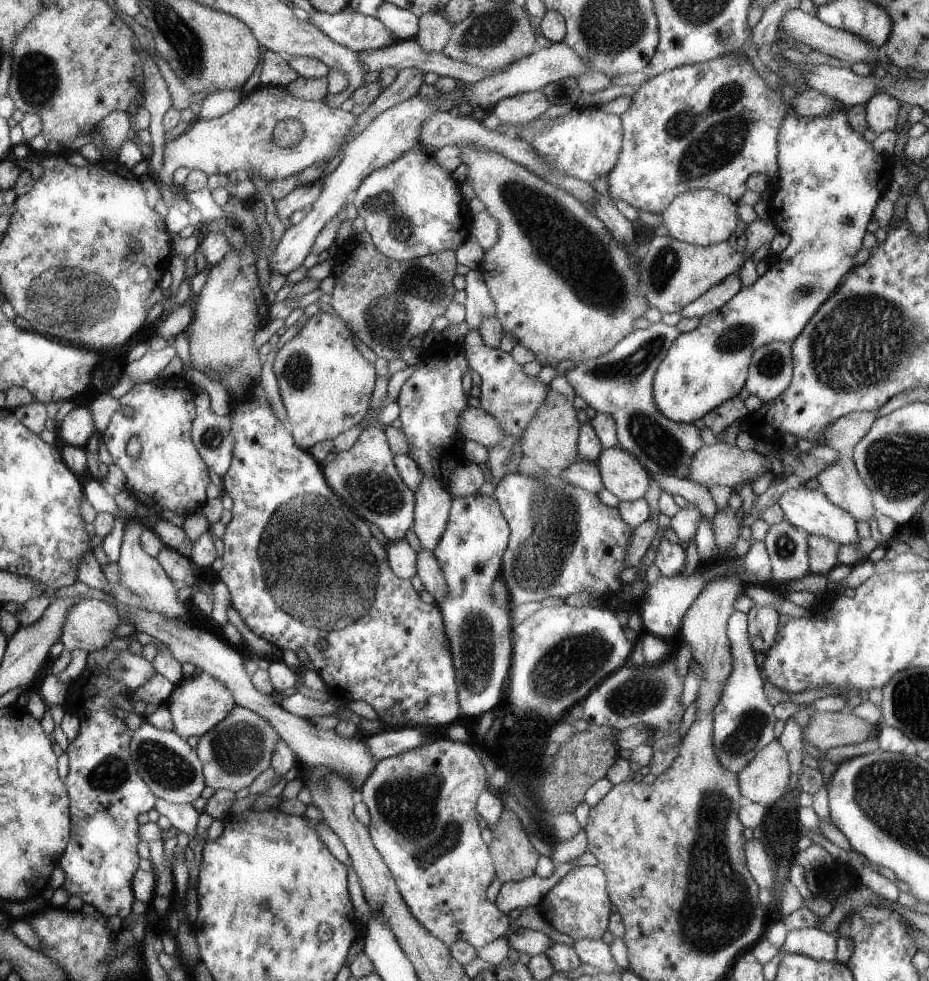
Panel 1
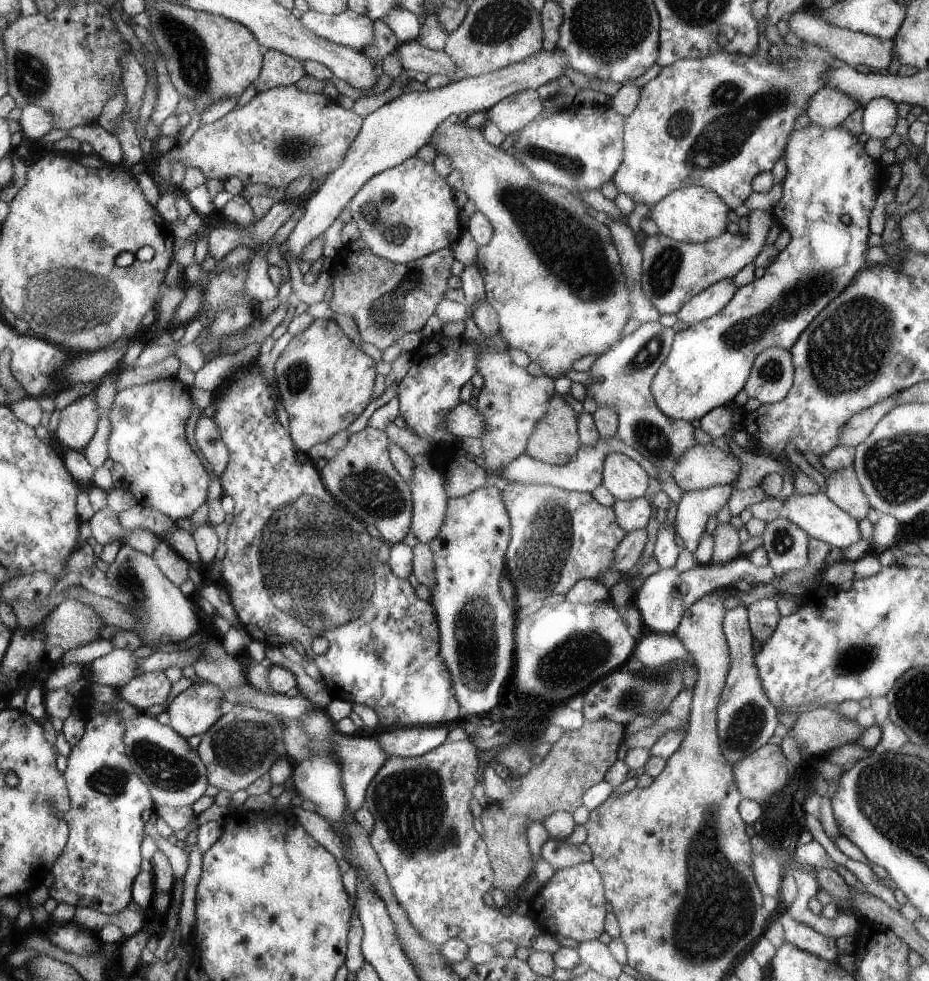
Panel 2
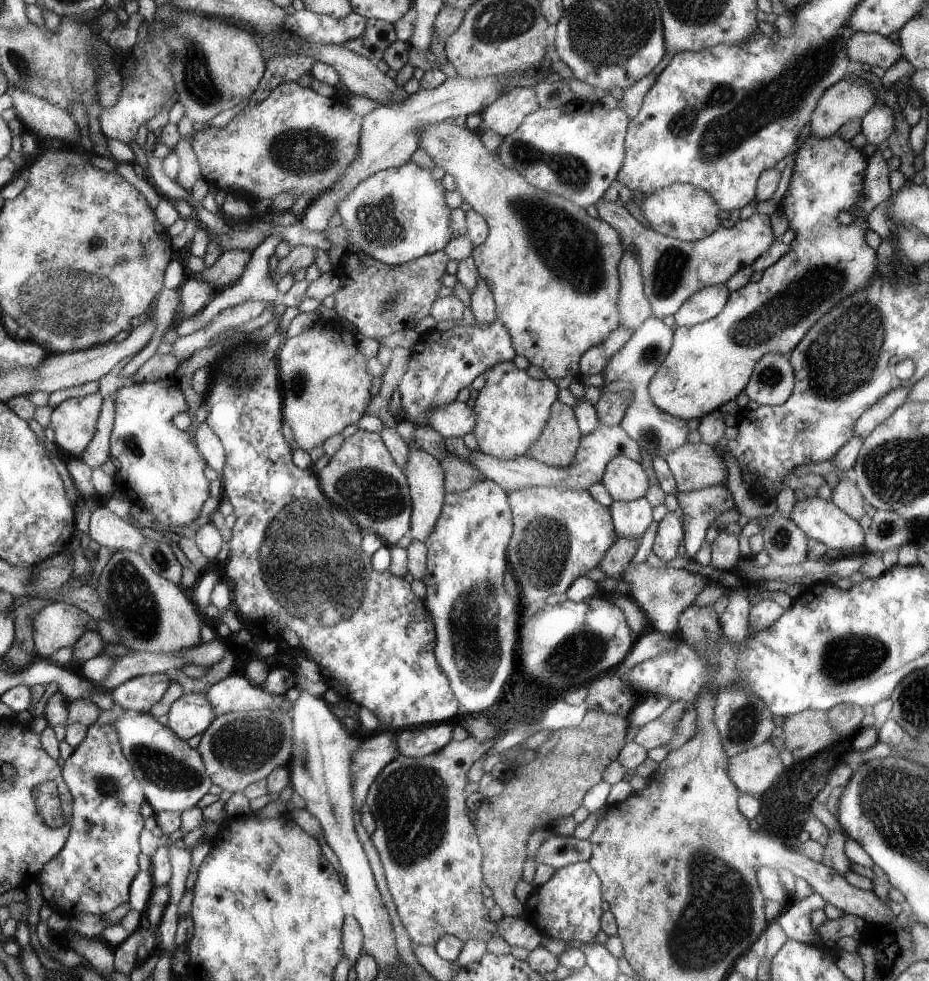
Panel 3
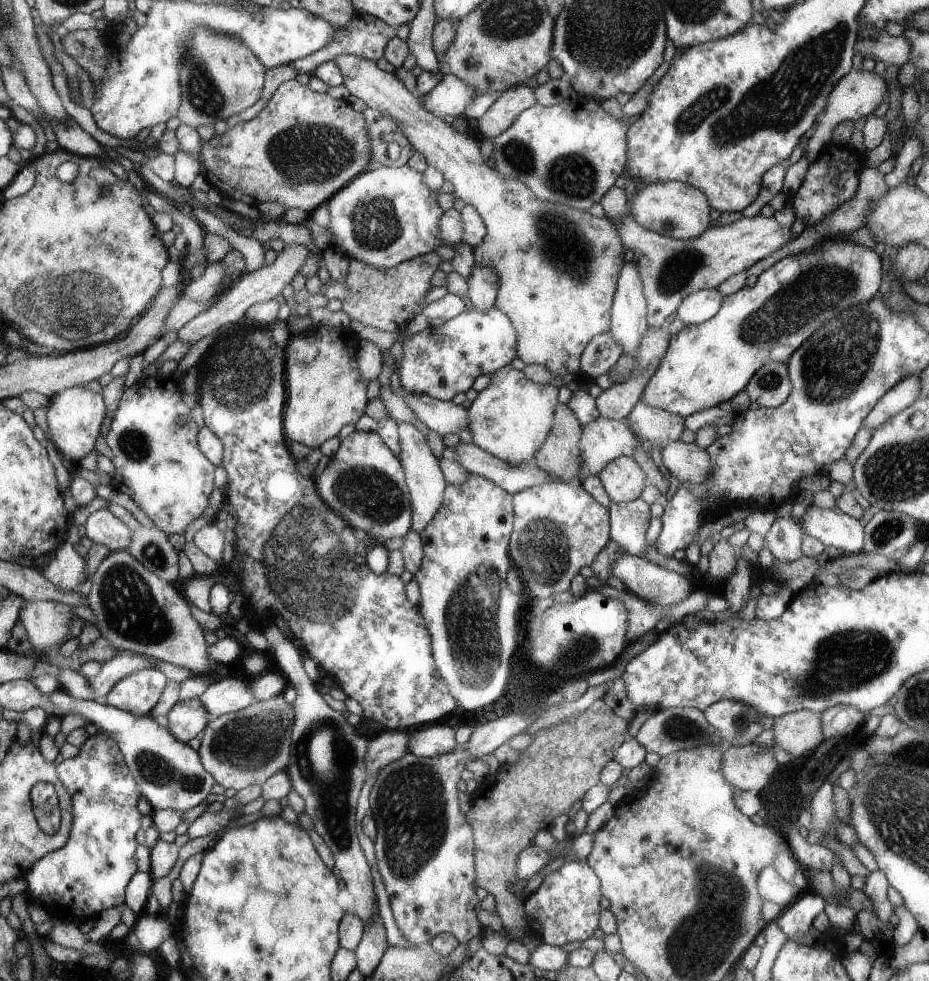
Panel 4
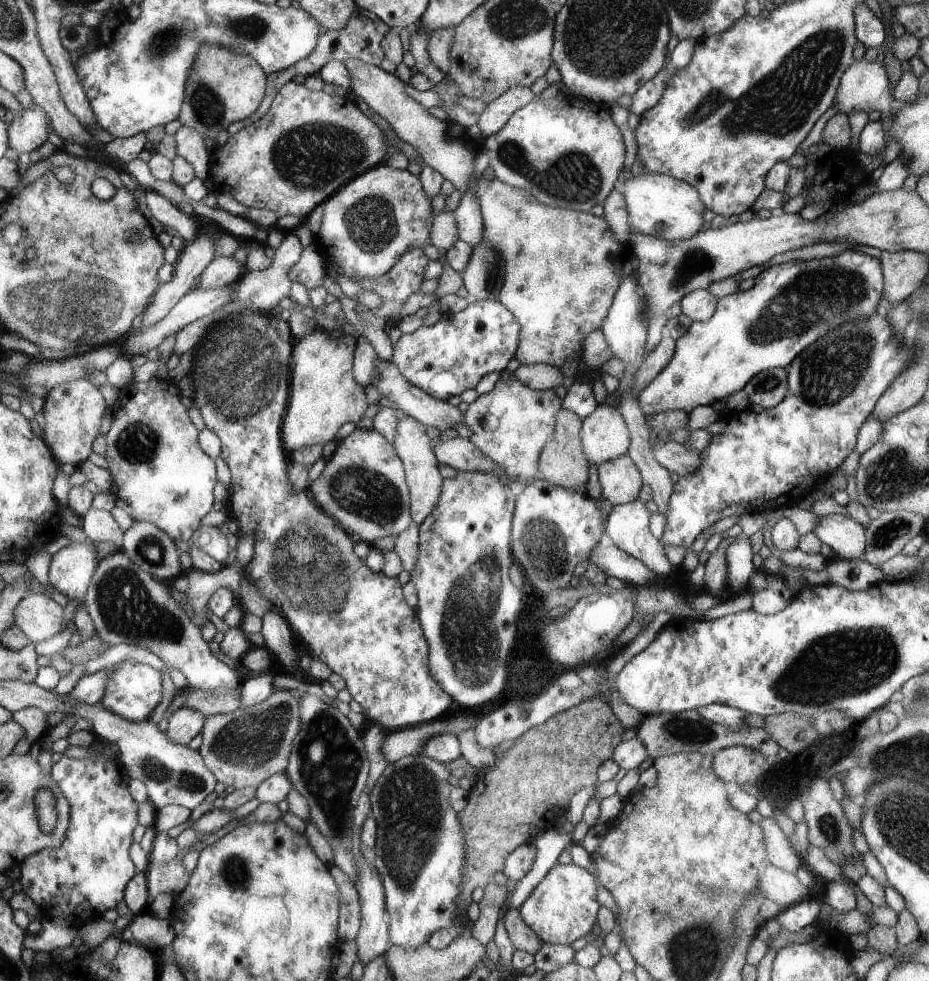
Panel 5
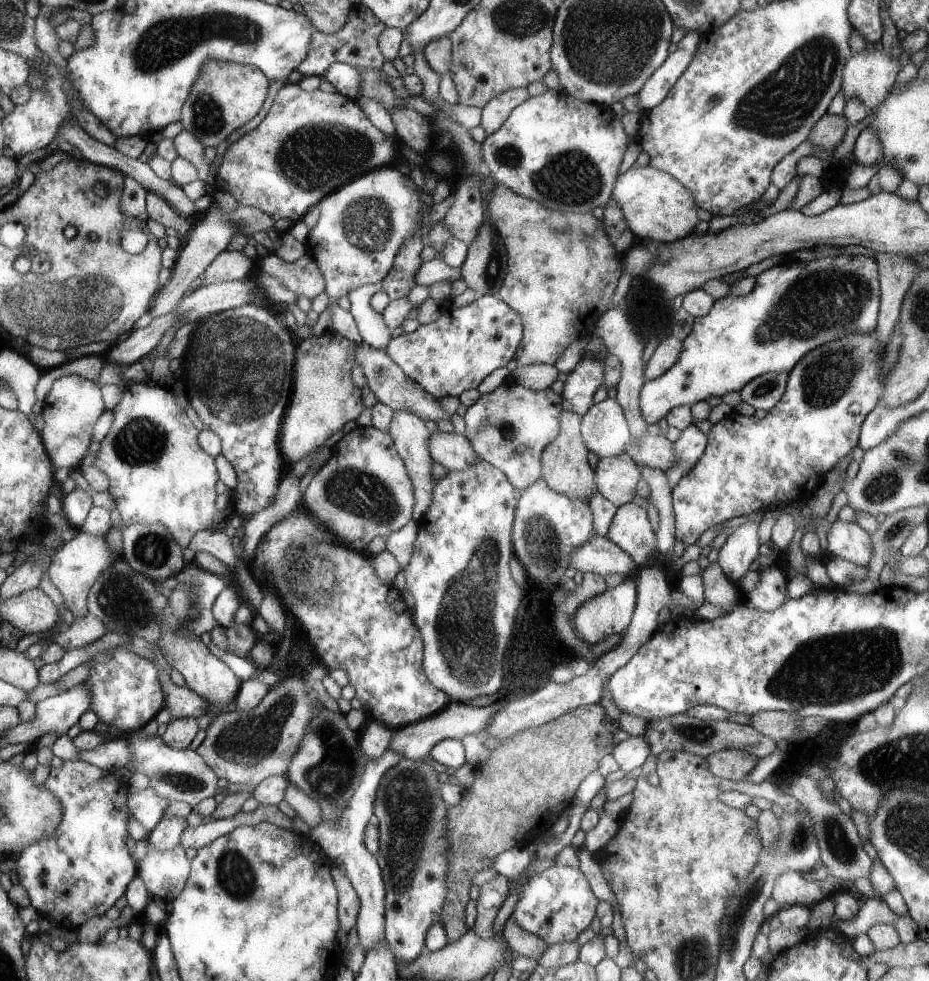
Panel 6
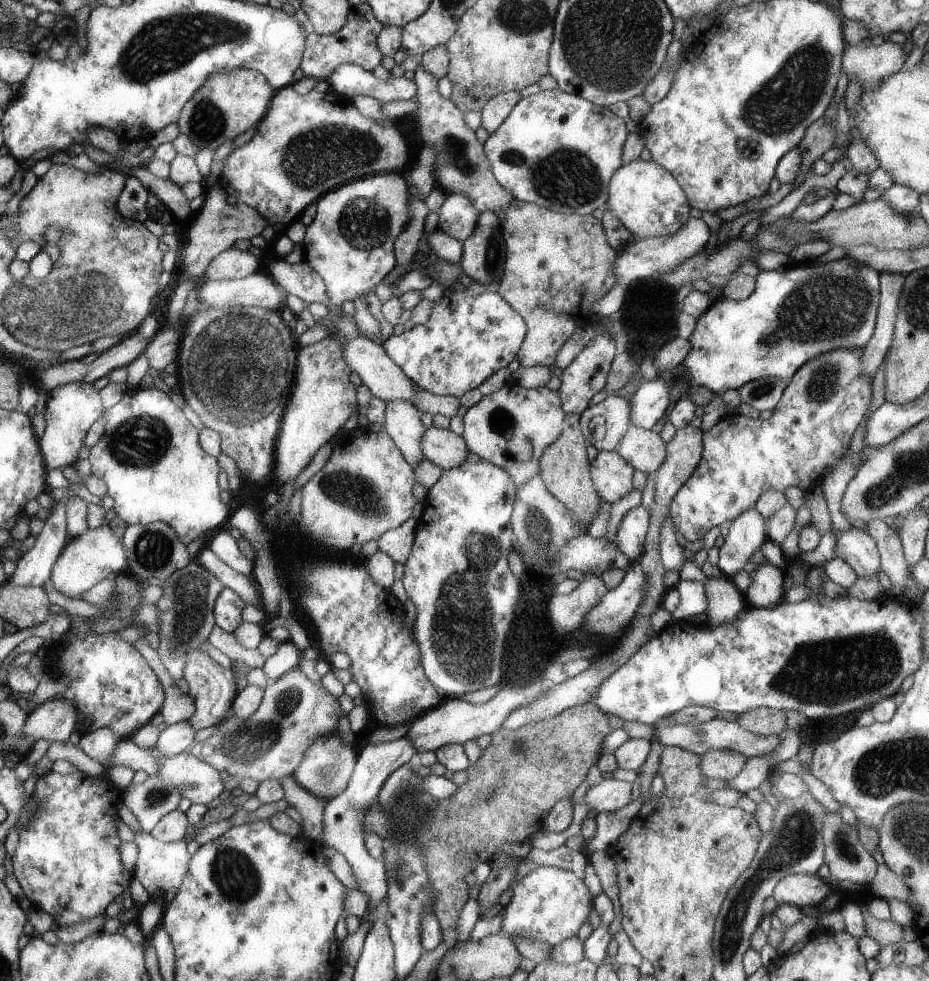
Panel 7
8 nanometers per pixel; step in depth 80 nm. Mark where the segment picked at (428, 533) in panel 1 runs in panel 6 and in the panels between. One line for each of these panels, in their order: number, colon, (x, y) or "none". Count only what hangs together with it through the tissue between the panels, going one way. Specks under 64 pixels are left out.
2: (428, 491)
3: (423, 472)
4: (428, 487)
5: (411, 442)
6: (411, 438)

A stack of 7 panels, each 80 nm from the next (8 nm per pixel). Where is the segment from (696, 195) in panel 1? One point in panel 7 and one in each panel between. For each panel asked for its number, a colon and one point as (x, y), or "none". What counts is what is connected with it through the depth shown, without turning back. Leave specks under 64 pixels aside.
2: (692, 214)
3: (681, 211)
4: (674, 209)
5: (659, 205)
6: (657, 207)
7: (648, 200)

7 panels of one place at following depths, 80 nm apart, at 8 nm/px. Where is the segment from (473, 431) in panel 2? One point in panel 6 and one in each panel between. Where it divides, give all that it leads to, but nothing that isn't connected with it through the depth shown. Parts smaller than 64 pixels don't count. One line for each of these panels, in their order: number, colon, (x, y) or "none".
3: (456, 419)
4: (445, 417)
5: (431, 411)
6: (386, 378)

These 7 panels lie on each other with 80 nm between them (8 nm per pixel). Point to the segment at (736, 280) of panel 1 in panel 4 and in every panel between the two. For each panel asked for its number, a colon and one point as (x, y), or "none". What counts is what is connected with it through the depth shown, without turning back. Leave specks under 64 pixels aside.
2: (704, 305)
3: (705, 304)
4: (697, 307)

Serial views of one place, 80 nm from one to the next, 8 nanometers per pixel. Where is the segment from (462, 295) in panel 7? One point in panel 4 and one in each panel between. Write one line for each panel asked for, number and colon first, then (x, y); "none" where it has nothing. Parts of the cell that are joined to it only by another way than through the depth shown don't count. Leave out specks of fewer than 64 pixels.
4: (440, 362)
5: (445, 359)
6: (450, 355)

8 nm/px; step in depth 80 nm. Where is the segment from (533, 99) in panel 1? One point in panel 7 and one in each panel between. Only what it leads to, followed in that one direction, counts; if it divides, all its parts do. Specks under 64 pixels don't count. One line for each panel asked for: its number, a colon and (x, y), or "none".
2: (510, 115)
3: (505, 115)
4: (499, 117)
5: (498, 112)
6: (497, 111)
7: (495, 112)

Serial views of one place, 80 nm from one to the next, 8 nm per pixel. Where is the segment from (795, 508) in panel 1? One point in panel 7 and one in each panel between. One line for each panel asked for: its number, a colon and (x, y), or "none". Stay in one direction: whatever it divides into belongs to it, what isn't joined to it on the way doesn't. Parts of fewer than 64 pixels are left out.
2: (814, 513)
3: (821, 520)
4: (832, 527)
5: (846, 537)
6: (849, 541)
7: (856, 547)

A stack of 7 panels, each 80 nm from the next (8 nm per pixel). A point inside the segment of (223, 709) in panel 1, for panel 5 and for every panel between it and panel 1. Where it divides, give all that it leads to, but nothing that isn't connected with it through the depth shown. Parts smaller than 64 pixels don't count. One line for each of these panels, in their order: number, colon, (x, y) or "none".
2: (195, 711)
3: (192, 713)
4: (187, 719)
5: (184, 724)

